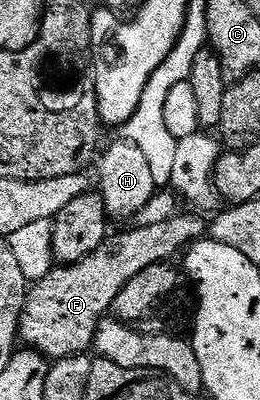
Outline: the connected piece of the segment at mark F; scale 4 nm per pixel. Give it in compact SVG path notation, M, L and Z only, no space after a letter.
M195 212L191 214L176 213L169 220L161 220L161 224L149 224L148 226L132 225L132 230L124 234L108 233L107 239L85 260L60 265L51 269L48 274L38 282L34 283L27 291L27 303L21 316L19 325L19 336L24 347L37 350L48 360L68 358L74 354L87 354L94 347L95 333L103 322L103 319L112 313L117 296L121 296L121 288L137 276L137 272L145 272L158 262L170 263L174 254L182 255L192 244L200 241L208 233L209 226L206 221L202 222L200 215Z

